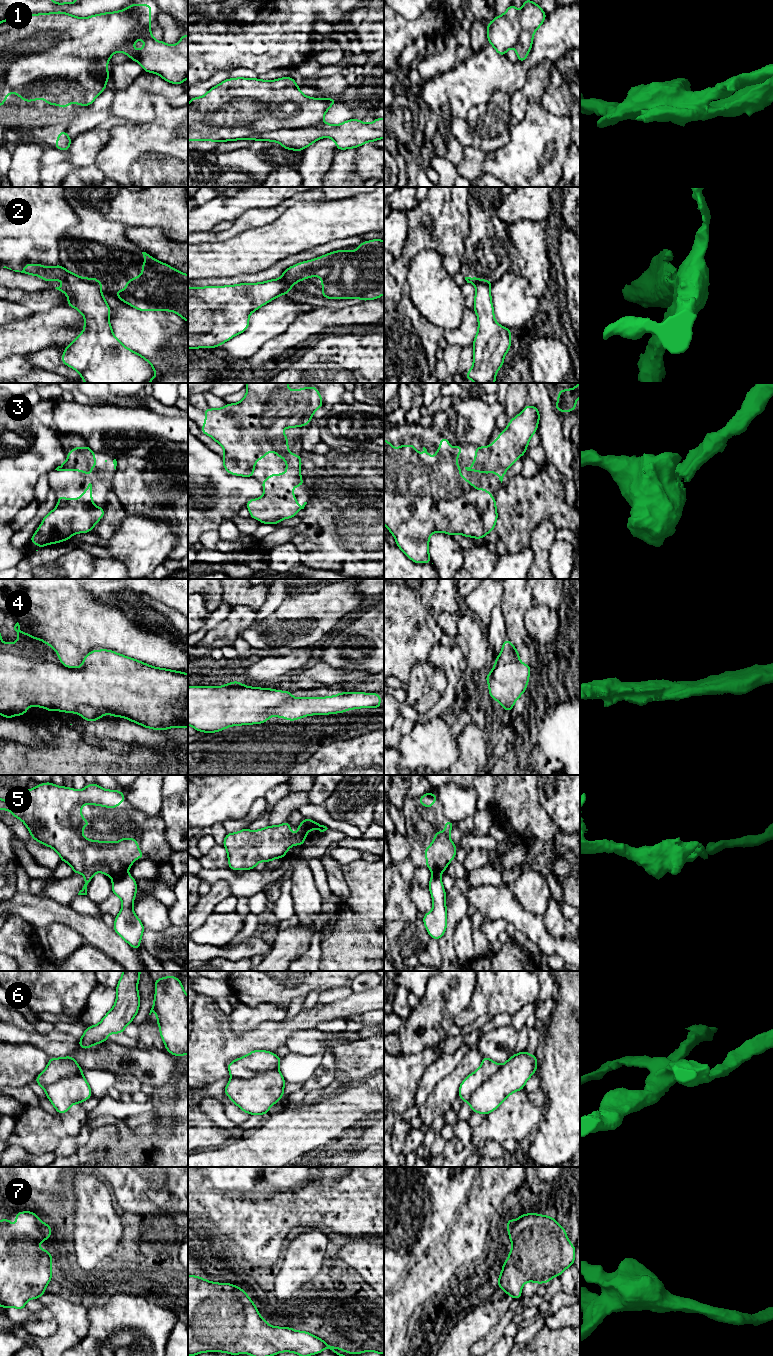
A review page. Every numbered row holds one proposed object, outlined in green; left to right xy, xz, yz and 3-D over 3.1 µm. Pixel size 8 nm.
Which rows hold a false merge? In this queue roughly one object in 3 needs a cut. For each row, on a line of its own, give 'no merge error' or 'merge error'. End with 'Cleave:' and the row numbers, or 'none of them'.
1: merge error
2: merge error
3: no merge error
4: no merge error
5: merge error
6: merge error
7: no merge error
Cleave: 1, 2, 5, 6

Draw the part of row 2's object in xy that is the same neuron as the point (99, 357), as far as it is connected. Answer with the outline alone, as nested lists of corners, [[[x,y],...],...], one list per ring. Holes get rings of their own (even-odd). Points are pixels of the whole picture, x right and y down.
[[[27,263],[22,271],[13,270],[28,275],[41,277],[49,282],[61,280],[65,284],[55,289],[68,296],[67,306],[76,308],[84,315],[84,331],[76,339],[65,346],[62,363],[80,373],[85,383],[149,383],[158,376],[153,363],[142,355],[124,346],[113,334],[109,322],[111,308],[107,304],[100,288],[88,282],[73,272],[67,271],[62,265],[45,267],[41,264]]]

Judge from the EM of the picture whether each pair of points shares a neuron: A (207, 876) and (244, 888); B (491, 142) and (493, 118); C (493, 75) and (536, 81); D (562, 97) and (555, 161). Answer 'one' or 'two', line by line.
A: one
B: one
C: two
D: two

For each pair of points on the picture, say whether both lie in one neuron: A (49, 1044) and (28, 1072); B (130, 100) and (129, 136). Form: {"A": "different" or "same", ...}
{"A": "different", "B": "different"}

